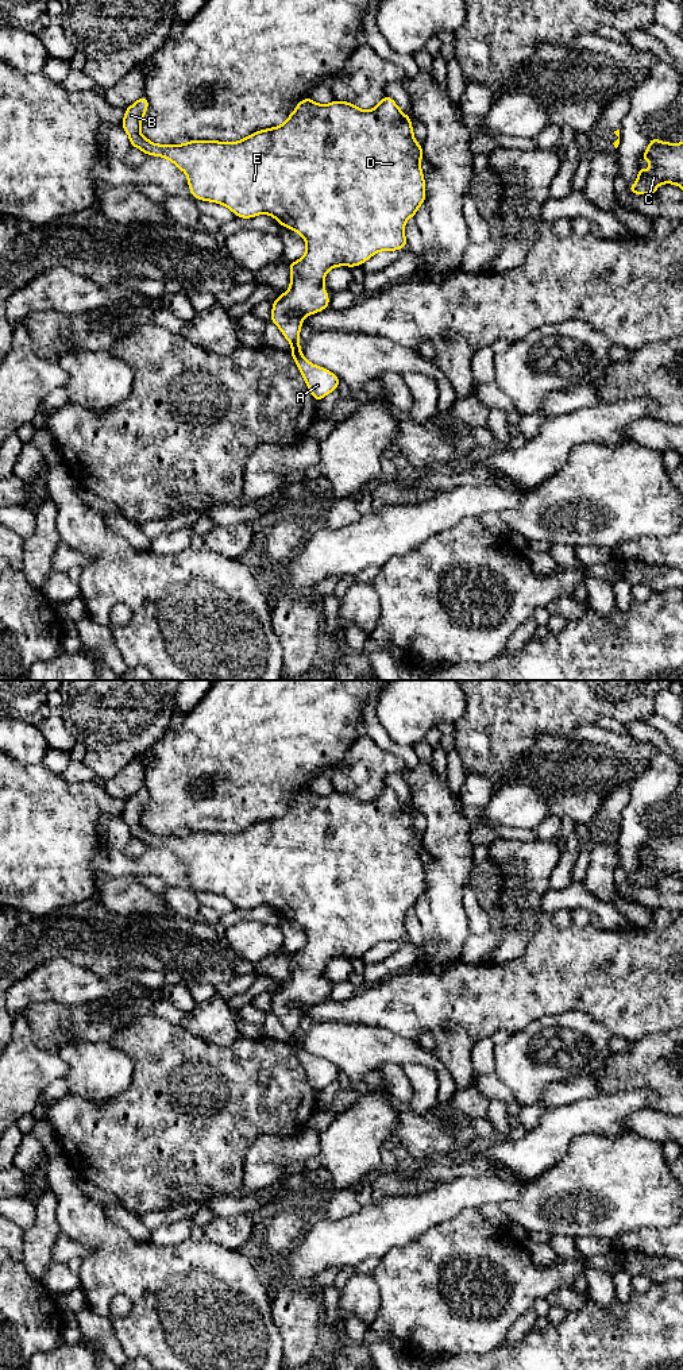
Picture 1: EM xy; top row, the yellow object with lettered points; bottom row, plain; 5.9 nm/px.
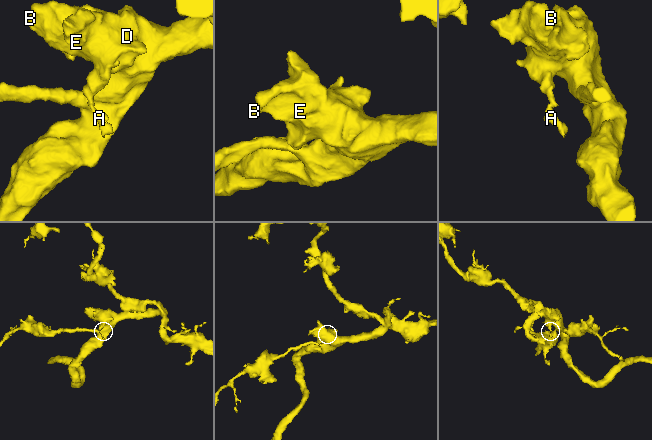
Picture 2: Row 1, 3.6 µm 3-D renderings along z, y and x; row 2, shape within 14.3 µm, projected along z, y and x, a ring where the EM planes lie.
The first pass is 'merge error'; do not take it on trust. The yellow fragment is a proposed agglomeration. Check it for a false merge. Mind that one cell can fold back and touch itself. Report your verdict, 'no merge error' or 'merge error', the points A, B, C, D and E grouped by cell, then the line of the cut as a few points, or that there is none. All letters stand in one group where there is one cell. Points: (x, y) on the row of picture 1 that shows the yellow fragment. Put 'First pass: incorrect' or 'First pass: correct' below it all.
merge error; groups A / B C D E; cut xy (298, 347), (293, 350)
First pass: correct

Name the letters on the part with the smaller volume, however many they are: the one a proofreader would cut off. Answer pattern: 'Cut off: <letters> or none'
Cut off: A

